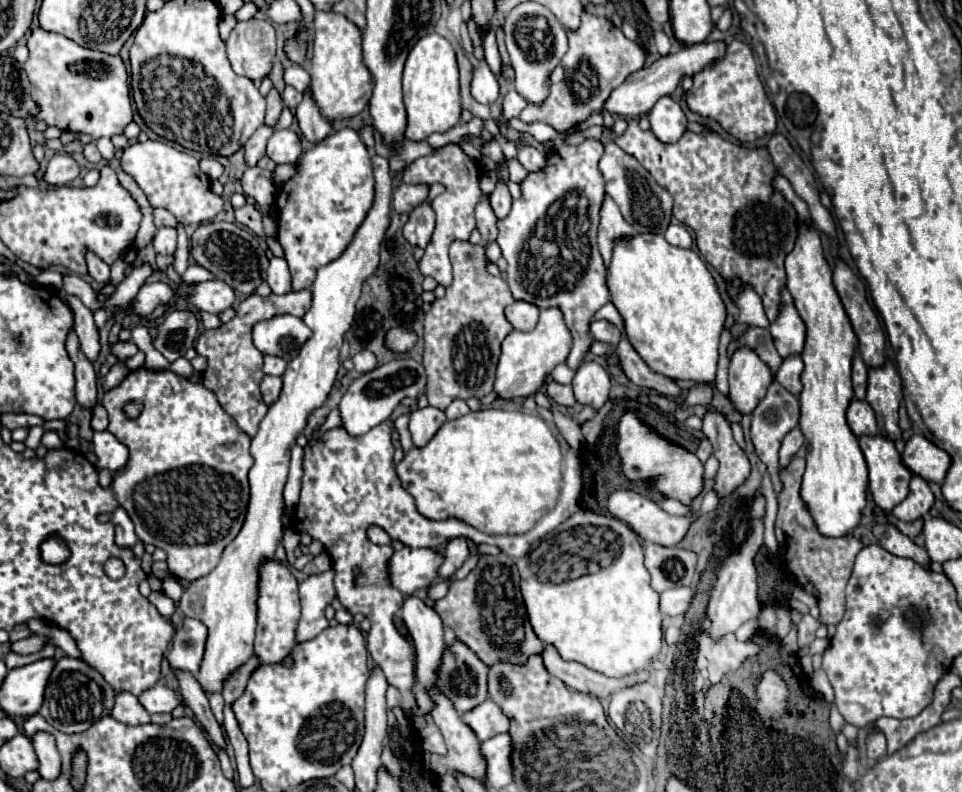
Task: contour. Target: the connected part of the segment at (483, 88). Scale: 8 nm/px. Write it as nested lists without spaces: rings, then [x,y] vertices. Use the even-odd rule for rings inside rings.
[[[477,60],[473,64],[473,80],[471,80],[471,96],[481,104],[491,104],[499,96],[499,82],[493,78],[485,60]]]

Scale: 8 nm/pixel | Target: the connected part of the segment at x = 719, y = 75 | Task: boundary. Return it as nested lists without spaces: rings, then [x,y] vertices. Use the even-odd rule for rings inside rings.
[[[731,40],[723,58],[693,74],[693,88],[685,94],[685,100],[691,112],[715,120],[739,142],[755,142],[767,134],[773,134],[777,126],[775,108],[759,80],[753,52],[741,40]]]

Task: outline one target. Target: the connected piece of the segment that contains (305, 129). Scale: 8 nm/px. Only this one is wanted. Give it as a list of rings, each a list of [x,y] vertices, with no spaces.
[[[305,94],[303,102],[297,106],[297,122],[299,122],[303,138],[309,142],[315,142],[315,144],[321,142],[331,132],[331,124],[325,118],[321,118],[321,114],[309,94]]]

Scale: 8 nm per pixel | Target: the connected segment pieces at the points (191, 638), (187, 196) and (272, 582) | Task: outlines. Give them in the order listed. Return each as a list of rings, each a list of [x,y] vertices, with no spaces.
[[[183,618],[183,624],[175,630],[173,646],[169,650],[169,664],[173,672],[191,672],[199,670],[203,650],[205,650],[207,626],[195,618]]]
[[[161,140],[135,142],[123,150],[121,168],[139,184],[153,208],[171,212],[179,224],[211,222],[223,210],[223,198],[213,194],[209,176],[199,170],[199,160]]]
[[[267,558],[259,564],[259,582],[257,582],[257,634],[255,634],[255,654],[259,666],[281,662],[295,646],[295,630],[301,616],[299,606],[299,584],[291,574],[289,566]]]

